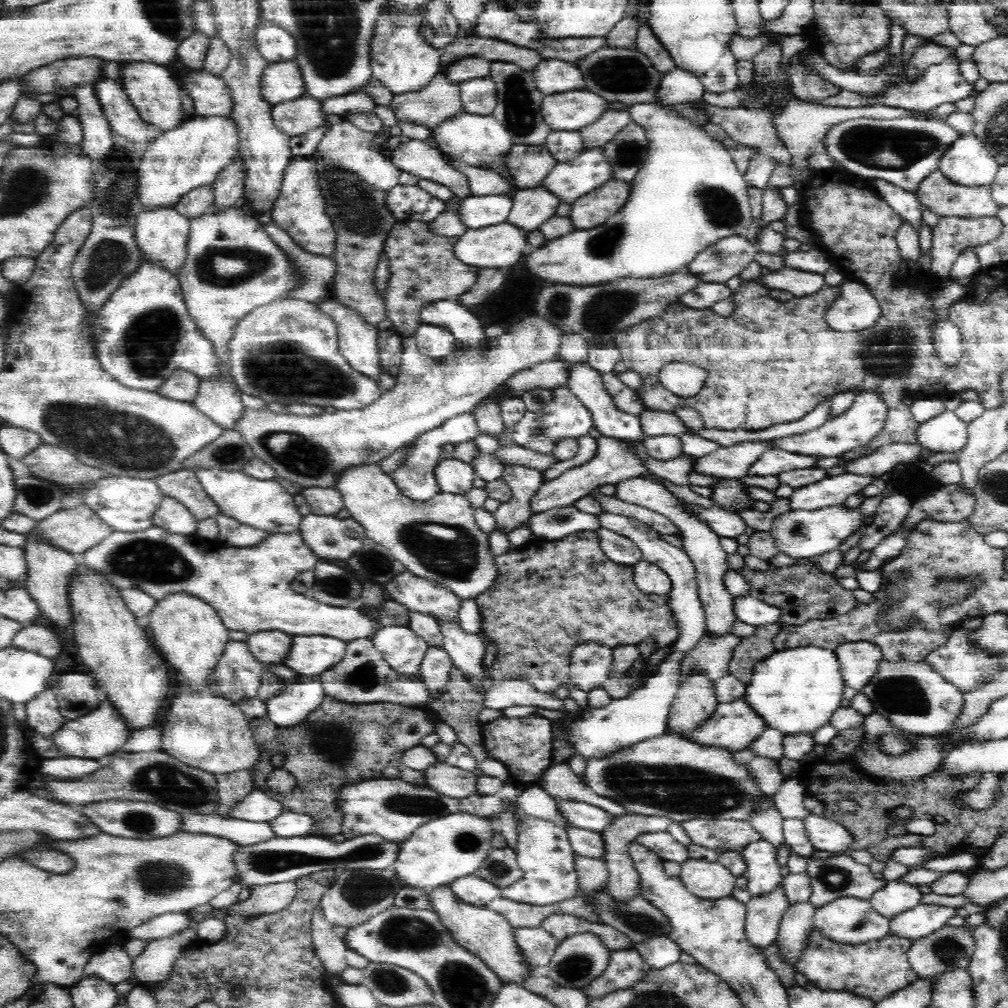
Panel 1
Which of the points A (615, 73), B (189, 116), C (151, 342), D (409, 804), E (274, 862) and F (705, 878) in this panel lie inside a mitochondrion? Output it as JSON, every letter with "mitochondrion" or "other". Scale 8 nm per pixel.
{"A":"mitochondrion","B":"other","C":"mitochondrion","D":"mitochondrion","E":"mitochondrion","F":"other"}

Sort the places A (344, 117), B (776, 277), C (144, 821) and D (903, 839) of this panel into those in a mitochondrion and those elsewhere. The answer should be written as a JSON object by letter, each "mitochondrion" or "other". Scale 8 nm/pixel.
{"A":"other","B":"other","C":"mitochondrion","D":"other"}

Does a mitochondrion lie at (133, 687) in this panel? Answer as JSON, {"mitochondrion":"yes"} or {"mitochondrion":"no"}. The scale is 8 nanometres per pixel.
{"mitochondrion":"no"}

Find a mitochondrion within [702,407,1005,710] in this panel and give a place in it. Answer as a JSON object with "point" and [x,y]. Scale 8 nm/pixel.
{"point":[899,610]}

